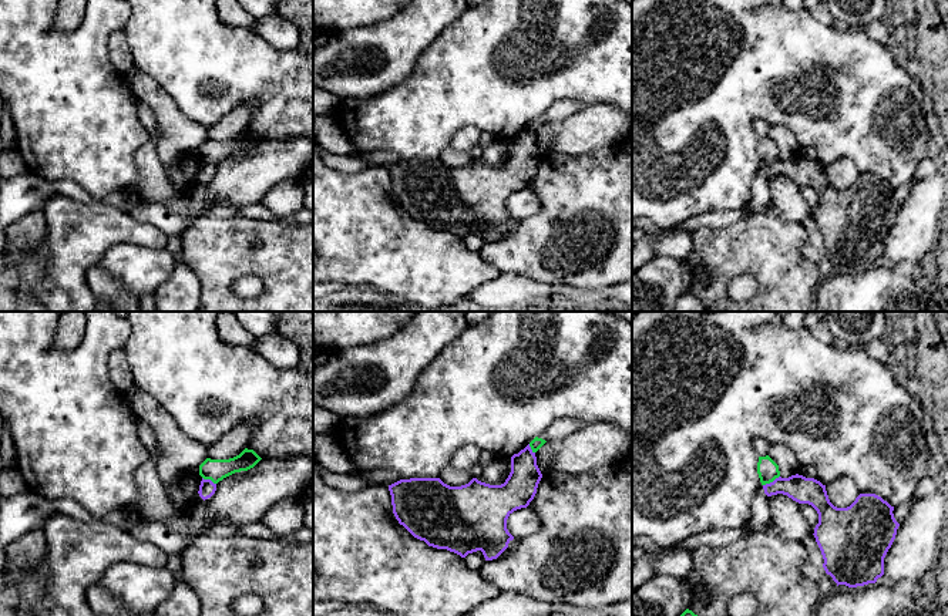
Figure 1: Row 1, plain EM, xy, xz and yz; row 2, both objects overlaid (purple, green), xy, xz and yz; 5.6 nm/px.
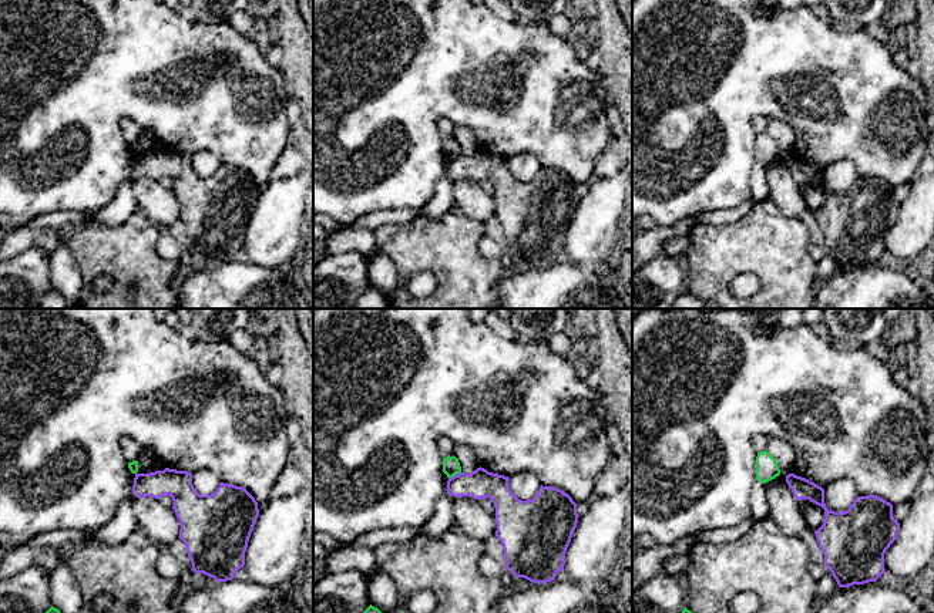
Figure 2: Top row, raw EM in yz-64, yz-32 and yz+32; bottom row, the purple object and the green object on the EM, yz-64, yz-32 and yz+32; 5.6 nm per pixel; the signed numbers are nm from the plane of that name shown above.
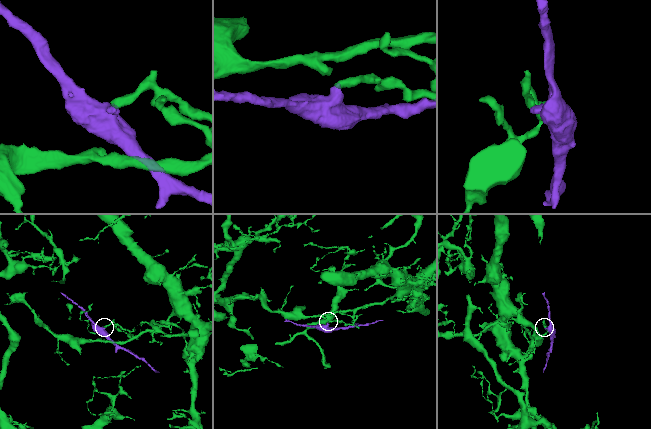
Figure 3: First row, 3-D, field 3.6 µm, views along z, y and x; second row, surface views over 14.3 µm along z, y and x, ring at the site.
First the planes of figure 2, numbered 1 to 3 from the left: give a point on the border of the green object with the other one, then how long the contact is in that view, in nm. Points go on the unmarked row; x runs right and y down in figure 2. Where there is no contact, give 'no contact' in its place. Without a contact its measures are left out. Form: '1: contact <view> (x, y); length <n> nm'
1: no contact
2: contact yz-32 (454, 157); length 80 nm
3: no contact

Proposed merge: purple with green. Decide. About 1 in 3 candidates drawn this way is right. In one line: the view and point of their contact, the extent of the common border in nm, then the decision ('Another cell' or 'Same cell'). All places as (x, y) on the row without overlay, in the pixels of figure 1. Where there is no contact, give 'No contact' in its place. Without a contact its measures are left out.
Touches purple at yz (770, 164). Shared border 110 nm. Another cell

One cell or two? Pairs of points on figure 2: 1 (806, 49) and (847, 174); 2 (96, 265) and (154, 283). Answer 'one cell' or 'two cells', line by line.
1: two cells
2: one cell

